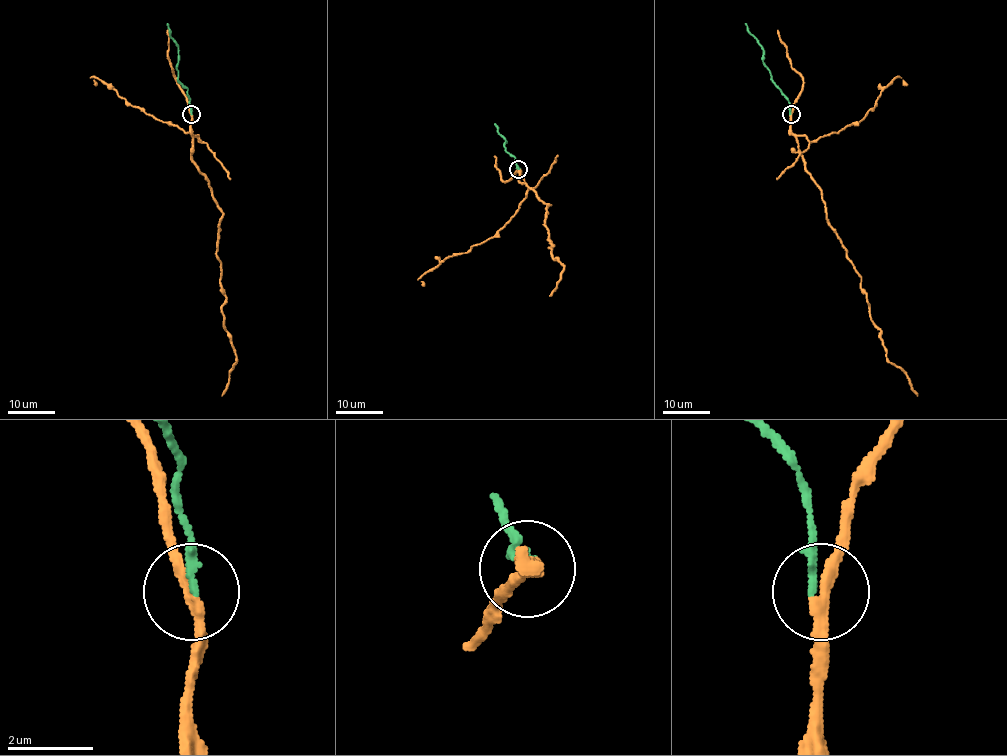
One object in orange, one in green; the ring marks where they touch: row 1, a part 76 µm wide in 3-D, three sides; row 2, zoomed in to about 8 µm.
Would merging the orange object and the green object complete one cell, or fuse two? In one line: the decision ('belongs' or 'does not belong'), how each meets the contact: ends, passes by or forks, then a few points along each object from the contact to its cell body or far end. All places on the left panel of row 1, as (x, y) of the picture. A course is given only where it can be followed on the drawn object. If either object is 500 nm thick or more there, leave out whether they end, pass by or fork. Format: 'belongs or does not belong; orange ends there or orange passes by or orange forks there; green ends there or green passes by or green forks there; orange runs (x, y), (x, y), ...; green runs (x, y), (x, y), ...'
does not belong; orange passes by; green ends there; orange runs (191, 114), (191, 158), (222, 212), (216, 256), (226, 294), (223, 326), (236, 358), (222, 395); green runs (191, 114), (188, 89), (178, 80), (178, 46), (170, 36), (167, 24)

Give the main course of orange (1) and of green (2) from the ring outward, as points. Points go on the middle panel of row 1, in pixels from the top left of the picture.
1: (519, 169), (519, 180), (549, 205), (544, 224), (553, 244), (551, 255), (564, 264), (549, 295)
2: (519, 168), (515, 159), (506, 150), (506, 141), (495, 123)

